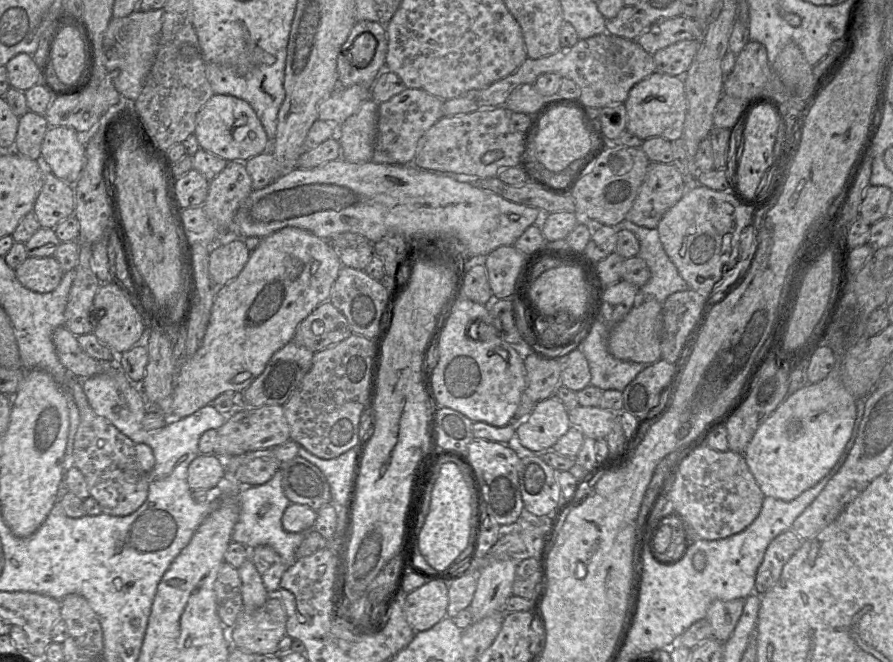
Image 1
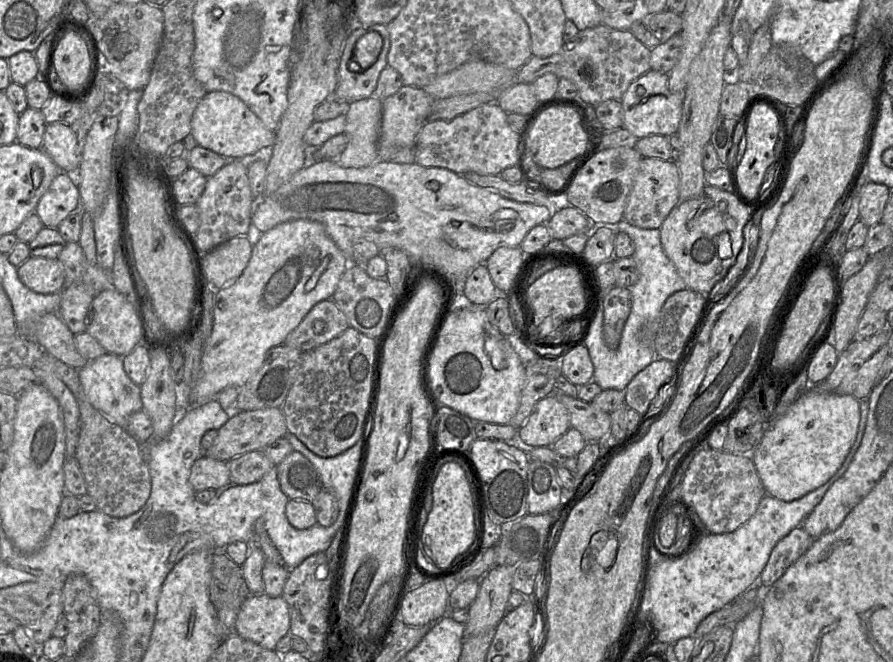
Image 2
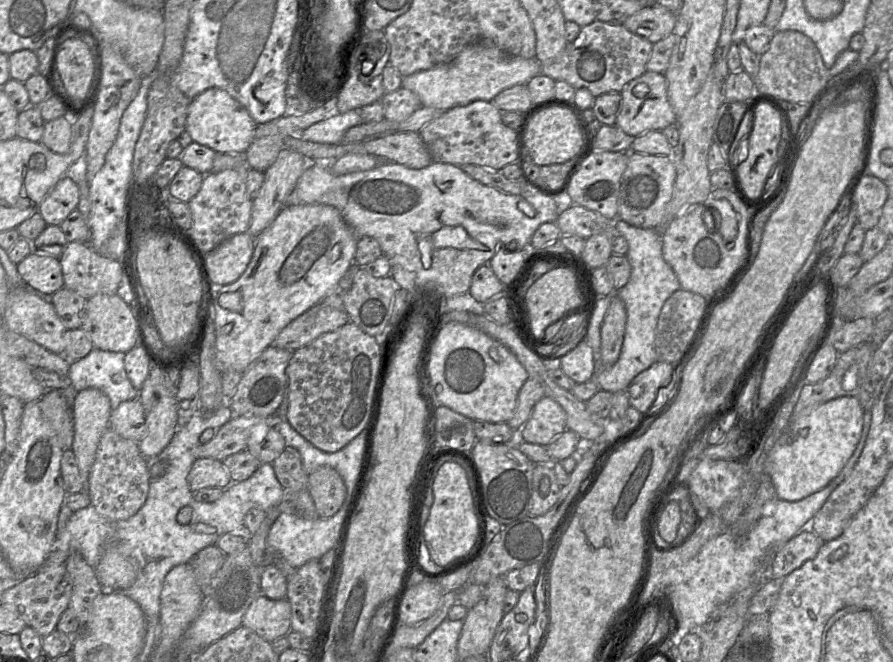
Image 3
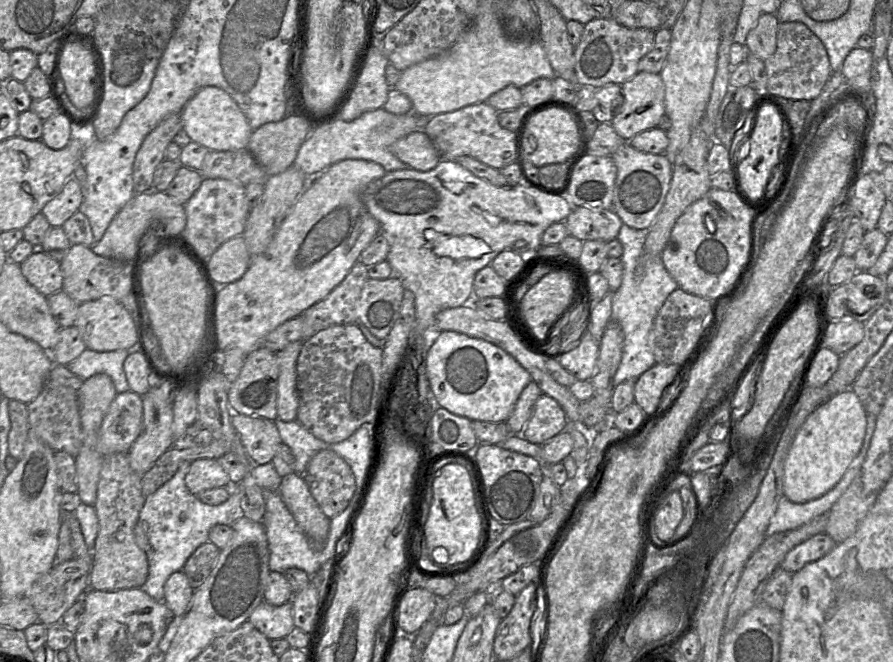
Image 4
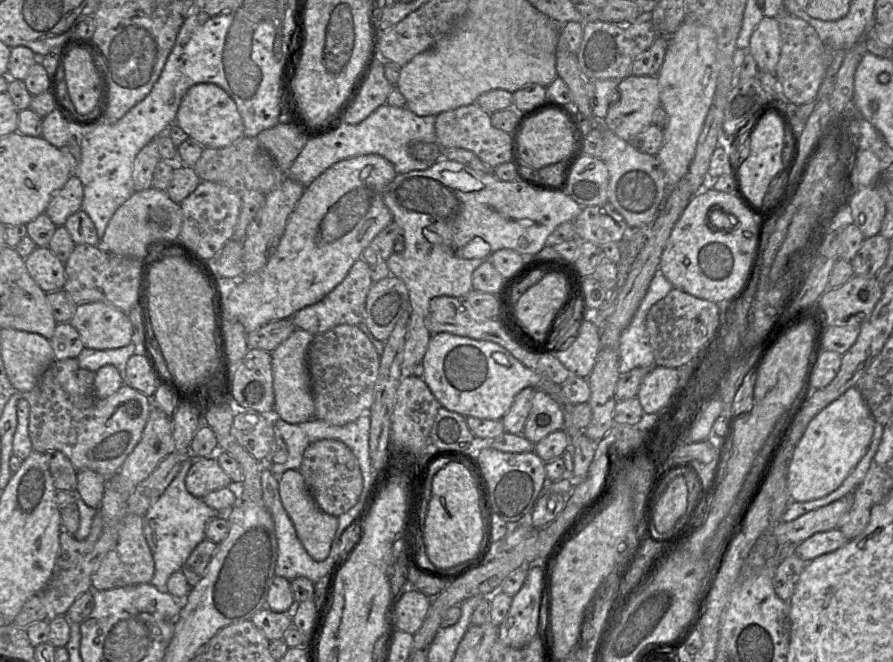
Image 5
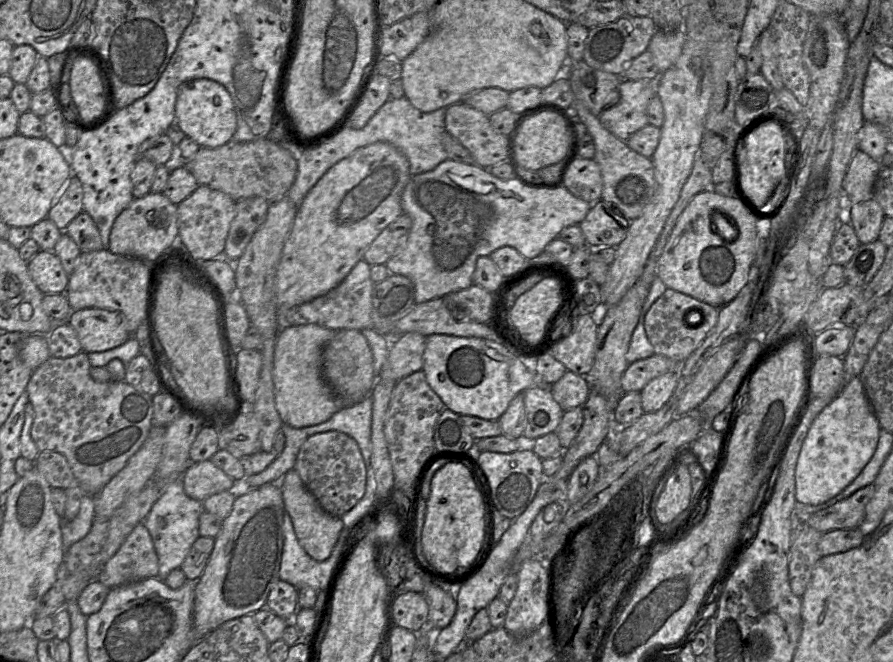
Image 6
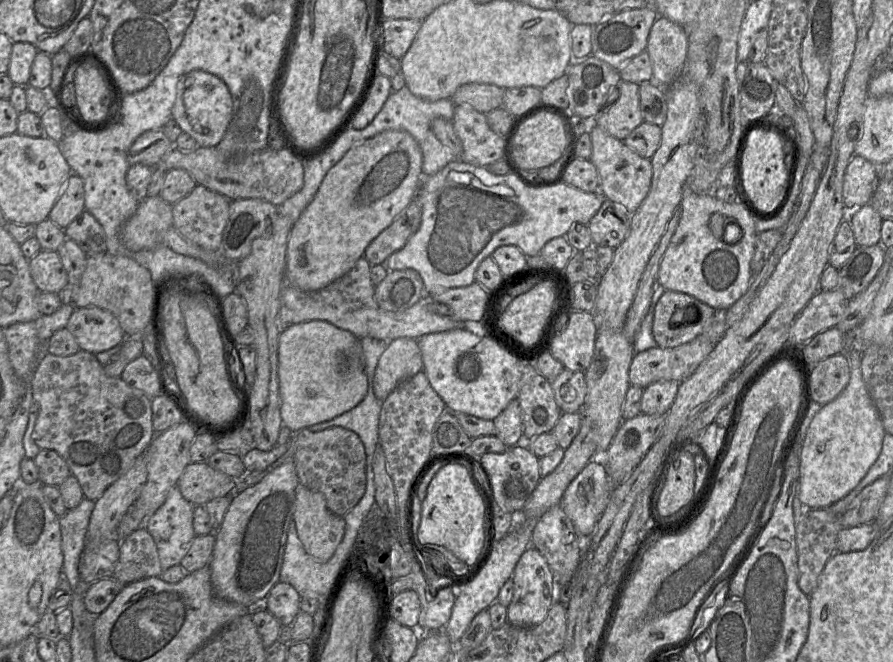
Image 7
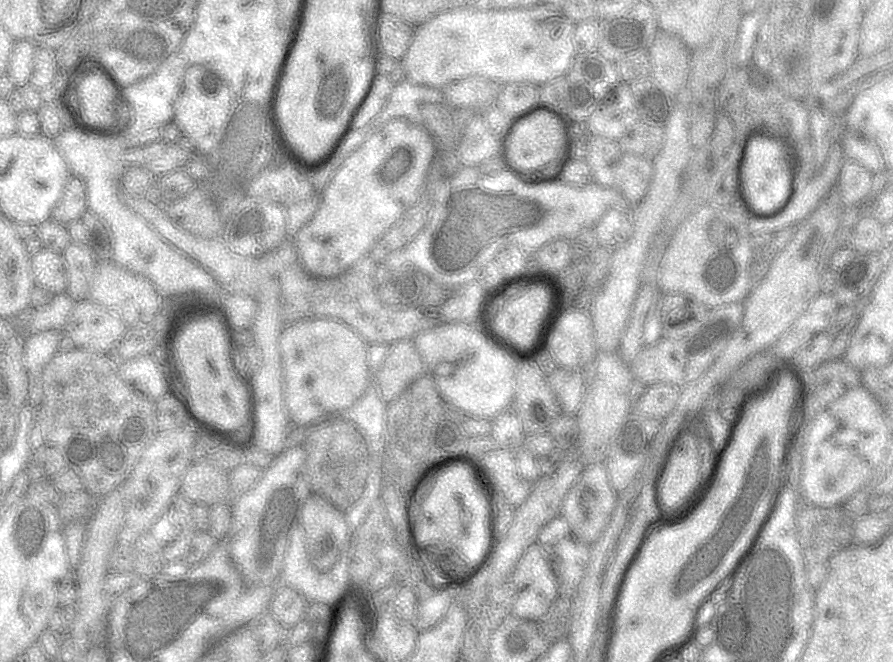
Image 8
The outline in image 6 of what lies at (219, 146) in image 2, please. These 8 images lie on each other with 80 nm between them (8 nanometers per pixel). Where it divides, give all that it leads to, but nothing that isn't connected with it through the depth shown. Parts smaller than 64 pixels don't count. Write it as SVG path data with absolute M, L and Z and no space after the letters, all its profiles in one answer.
M195 79L181 85L175 105L175 121L185 135L200 147L217 148L232 140L237 128L233 100L226 88L210 79Z

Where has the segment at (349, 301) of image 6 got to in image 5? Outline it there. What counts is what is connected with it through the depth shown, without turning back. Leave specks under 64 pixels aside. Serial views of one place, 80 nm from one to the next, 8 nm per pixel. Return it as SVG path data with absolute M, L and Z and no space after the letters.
M360 258L350 268L344 280L321 301L297 311L288 319L297 329L305 330L313 335L324 333L337 325L357 326L364 322L366 297L371 284L370 266Z

